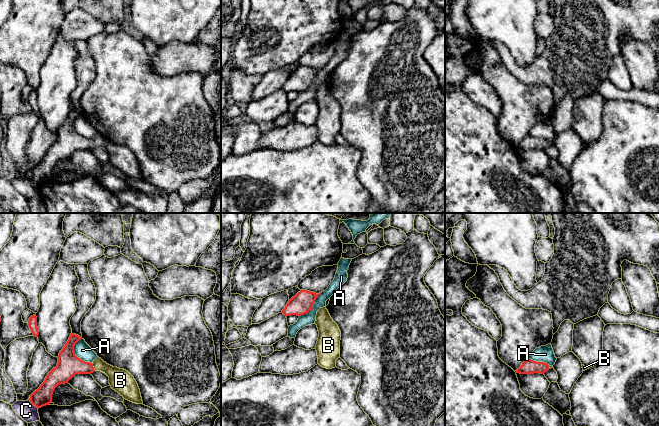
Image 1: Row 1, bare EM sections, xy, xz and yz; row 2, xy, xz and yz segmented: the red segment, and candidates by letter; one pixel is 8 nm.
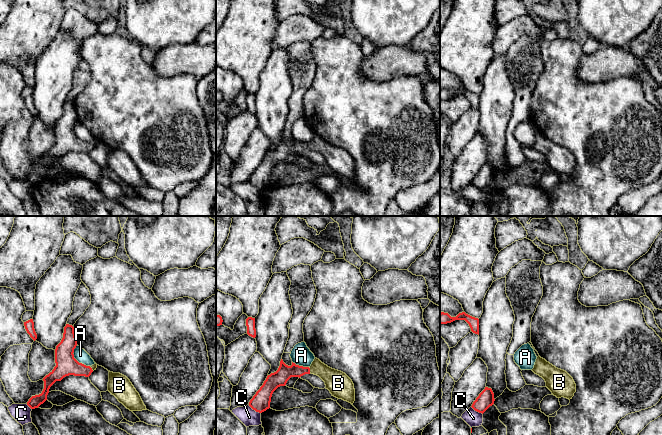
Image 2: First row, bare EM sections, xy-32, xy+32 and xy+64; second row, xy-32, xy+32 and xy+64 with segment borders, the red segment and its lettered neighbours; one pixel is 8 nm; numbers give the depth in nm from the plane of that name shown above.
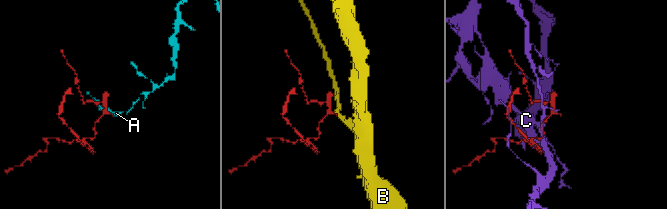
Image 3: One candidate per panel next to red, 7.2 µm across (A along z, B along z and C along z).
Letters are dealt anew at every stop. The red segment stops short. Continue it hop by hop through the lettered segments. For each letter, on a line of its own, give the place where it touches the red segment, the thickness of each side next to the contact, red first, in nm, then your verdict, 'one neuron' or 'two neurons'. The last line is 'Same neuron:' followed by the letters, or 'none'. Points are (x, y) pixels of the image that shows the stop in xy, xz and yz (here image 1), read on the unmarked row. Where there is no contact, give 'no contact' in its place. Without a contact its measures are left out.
A: xy (74, 130) | 180/130 nm | two neurons
B: xy (93, 143) | 180/190 nm | one neuron
C: xy (33, 180) | 150/150 nm | two neurons
Same neuron: B

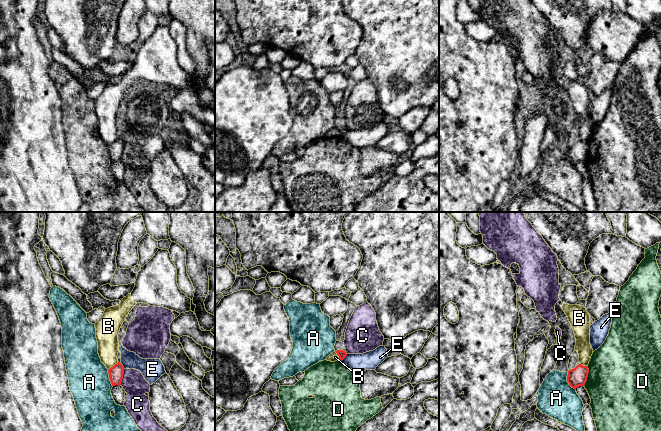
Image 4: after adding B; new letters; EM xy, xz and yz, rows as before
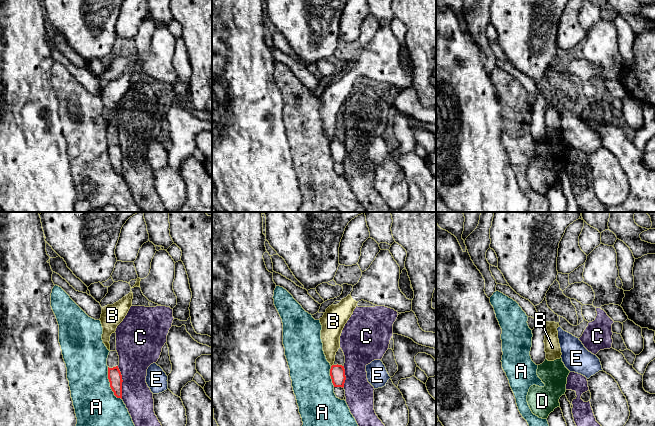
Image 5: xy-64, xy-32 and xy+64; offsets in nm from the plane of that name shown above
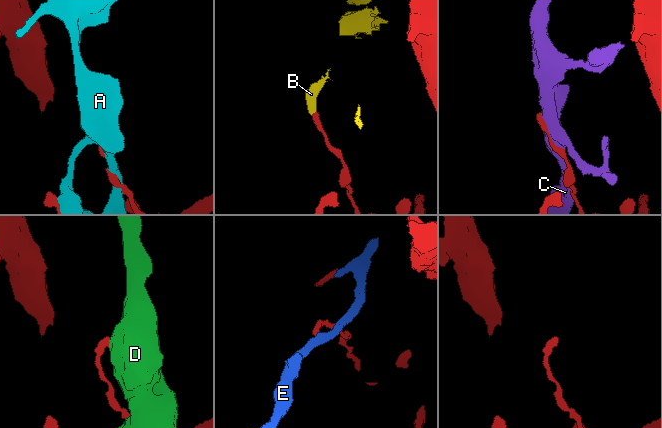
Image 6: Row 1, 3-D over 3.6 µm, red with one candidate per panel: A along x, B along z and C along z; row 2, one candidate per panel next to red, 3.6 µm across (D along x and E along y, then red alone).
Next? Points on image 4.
A: yz (567, 156) | 150/300 nm | two neurons
B: xy (114, 141) | 120/180 nm | two neurons
C: xy (122, 153) | 120/190 nm | two neurons
D: yz (587, 152) | 150/500 nm | two neurons
E: xz (344, 133) | 70/150 nm | two neurons
Same neuron: none

